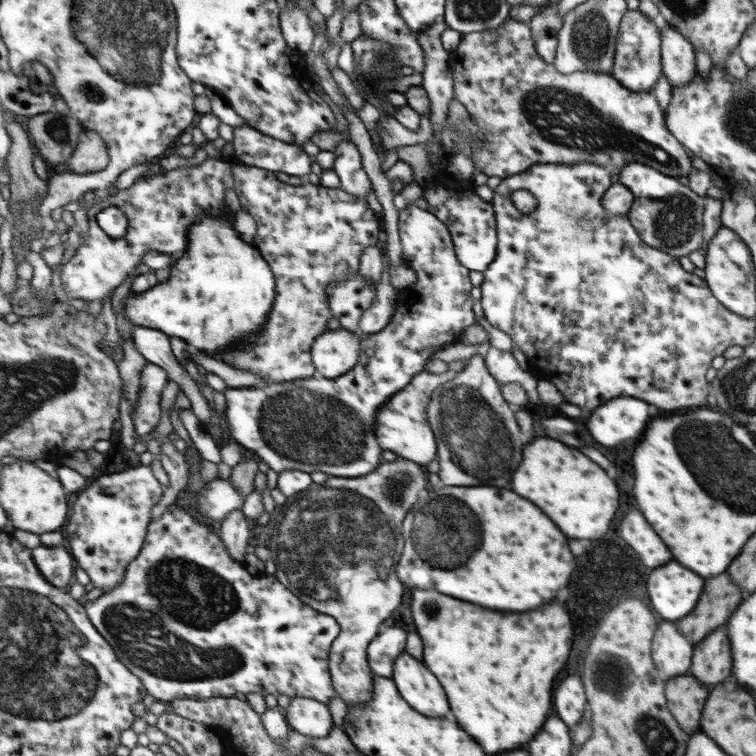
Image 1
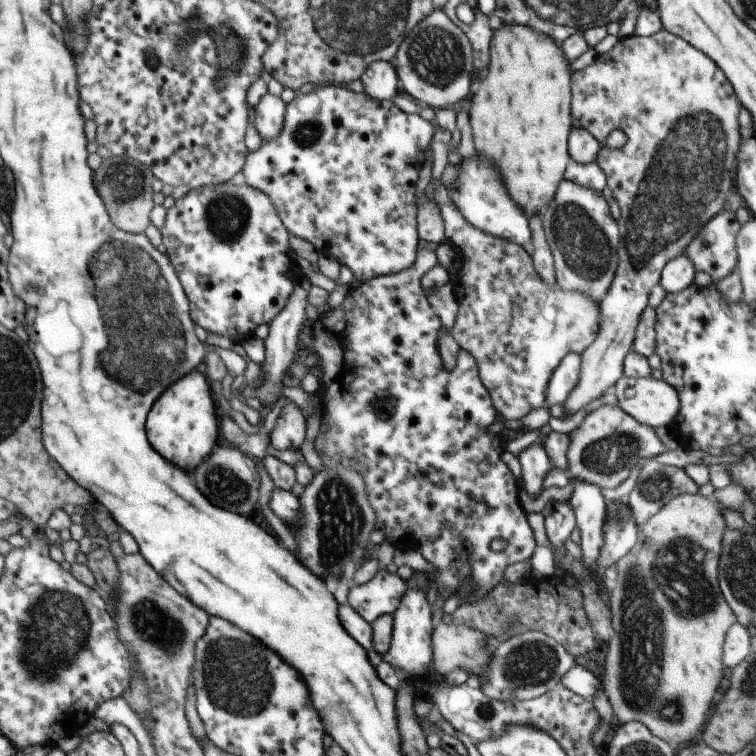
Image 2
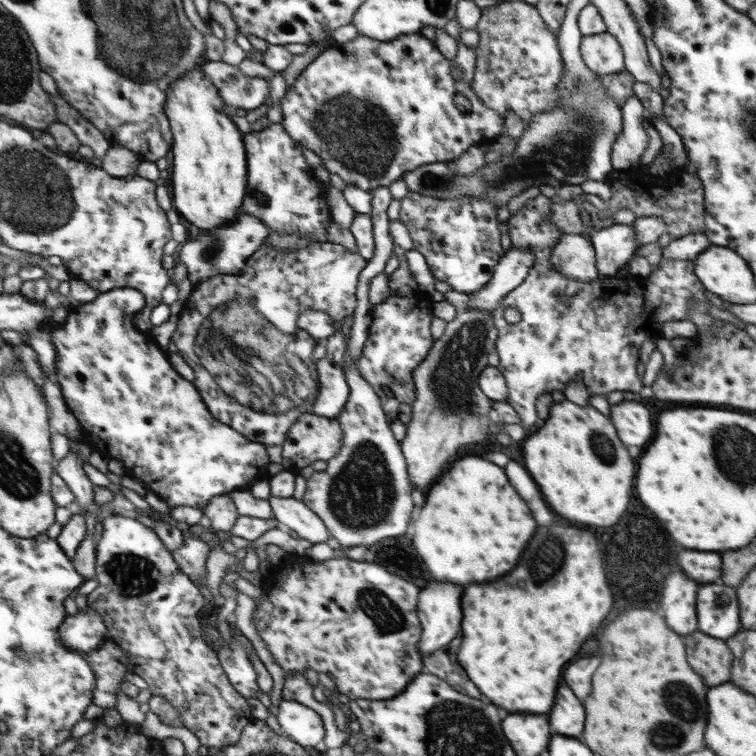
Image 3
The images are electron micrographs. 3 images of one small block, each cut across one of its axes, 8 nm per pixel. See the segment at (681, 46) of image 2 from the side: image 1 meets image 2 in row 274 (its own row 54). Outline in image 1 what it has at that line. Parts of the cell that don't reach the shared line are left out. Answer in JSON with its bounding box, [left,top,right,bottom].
[615,9,662,92]

